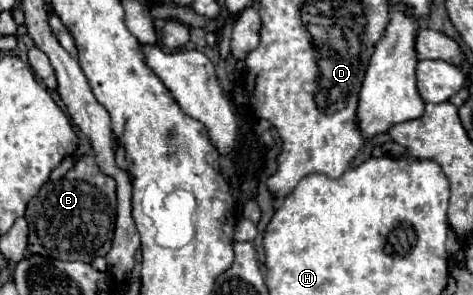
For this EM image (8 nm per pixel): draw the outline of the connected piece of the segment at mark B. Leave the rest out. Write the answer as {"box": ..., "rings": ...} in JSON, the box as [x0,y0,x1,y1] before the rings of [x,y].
{"box":[25,156,115,264],"rings":[[[83,156],[61,180],[49,180],[39,190],[27,206],[25,220],[29,224],[29,254],[91,264],[93,258],[105,256],[111,248],[111,224],[115,224],[115,182],[99,172],[93,156]]]}

